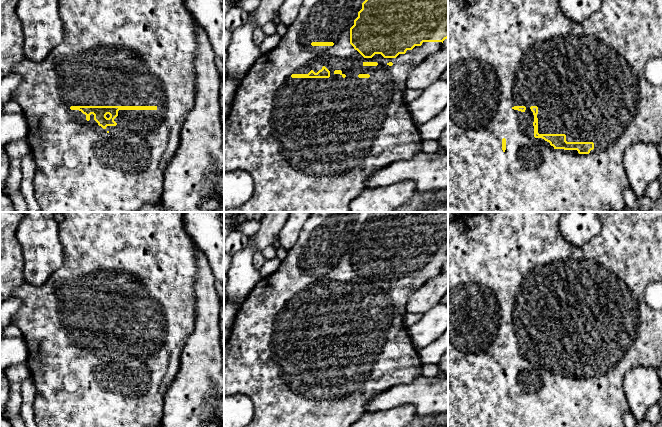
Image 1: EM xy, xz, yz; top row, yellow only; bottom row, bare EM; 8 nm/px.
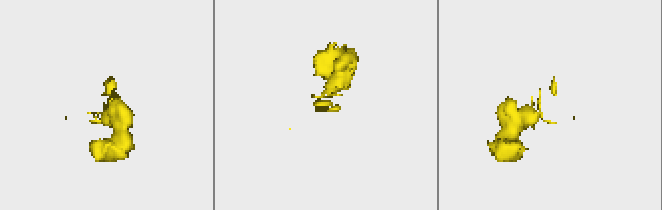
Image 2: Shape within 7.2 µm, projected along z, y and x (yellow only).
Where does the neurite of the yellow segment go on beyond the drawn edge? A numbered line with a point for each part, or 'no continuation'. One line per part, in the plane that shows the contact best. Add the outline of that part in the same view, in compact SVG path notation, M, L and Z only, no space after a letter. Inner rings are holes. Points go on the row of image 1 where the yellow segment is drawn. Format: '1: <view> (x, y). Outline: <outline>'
1: xy (115, 52). Outline: M59 0L60 8L59 15L63 22L64 27L64 39L63 41L56 46L50 54L41 62L34 62L29 59L25 59L20 62L18 65L14 66L11 69L12 74L19 74L23 77L23 80L17 90L12 94L12 100L15 100L19 103L22 108L22 113L25 116L28 134L26 141L30 146L30 153L34 157L36 169L33 178L33 185L35 188L35 197L41 209L41 212L136 212L141 209L143 205L148 203L155 203L161 199L163 194L164 186L164 171L171 159L177 152L180 135L182 130L182 125L188 115L188 113L193 109L195 102L195 69L194 69L194 55L197 49L197 39L196 39L196 22L188 11L185 5L184 0ZM71 106L156 106L156 110L119 110L118 116L114 119L117 123L116 126L107 126L103 129L98 123L94 120L94 115L90 115L90 120L86 120L86 115L79 110L71 110Z

